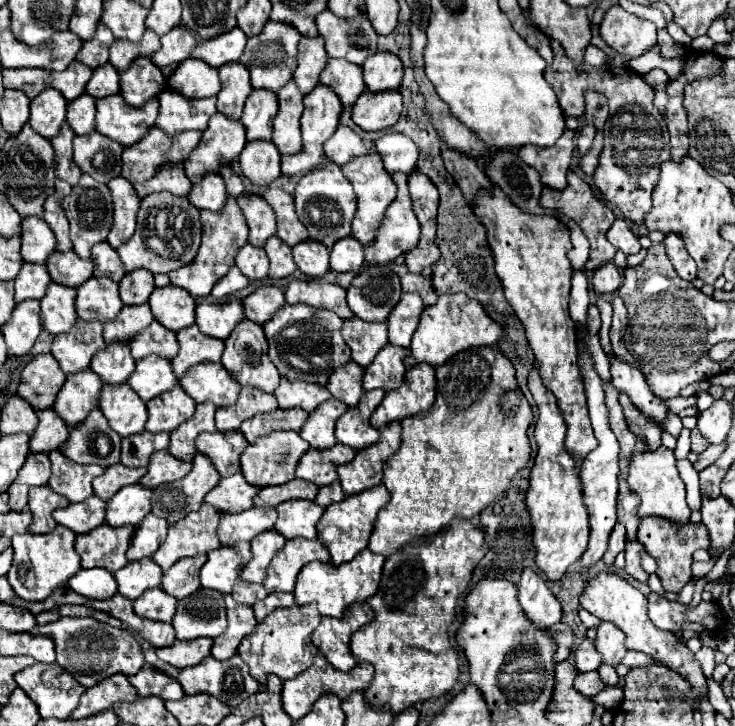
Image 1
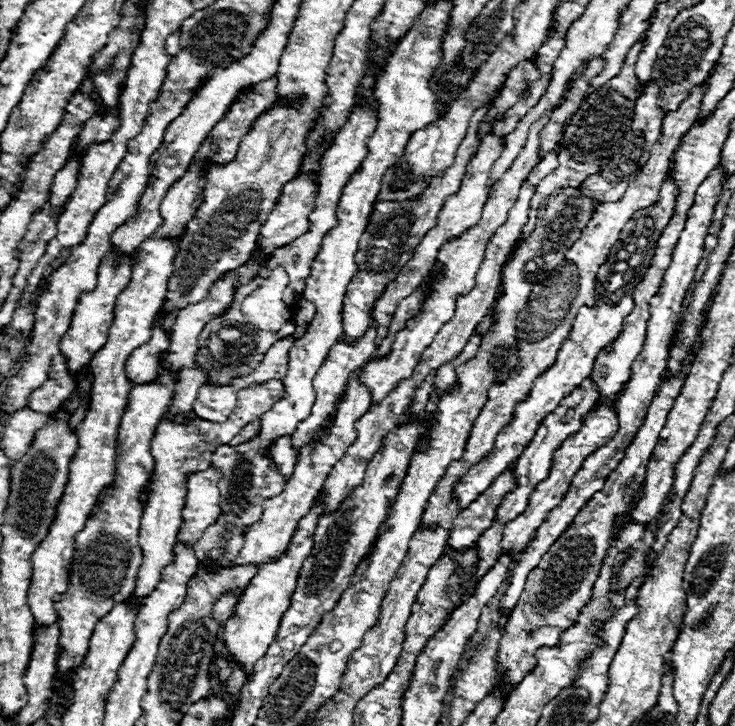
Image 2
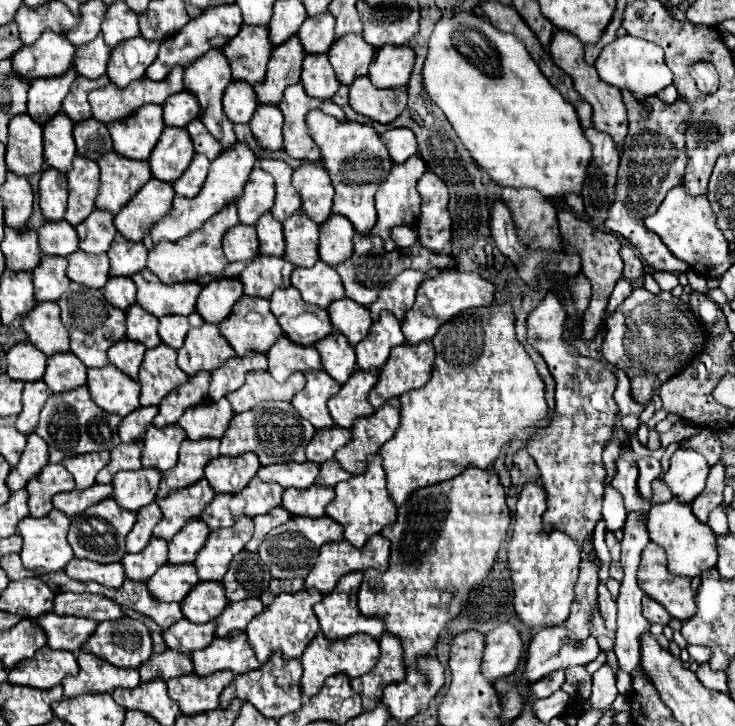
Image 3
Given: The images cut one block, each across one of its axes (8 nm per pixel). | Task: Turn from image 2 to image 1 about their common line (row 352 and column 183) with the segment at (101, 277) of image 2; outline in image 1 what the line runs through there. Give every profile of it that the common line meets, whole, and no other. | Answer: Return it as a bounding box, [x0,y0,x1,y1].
[168,60,220,98]

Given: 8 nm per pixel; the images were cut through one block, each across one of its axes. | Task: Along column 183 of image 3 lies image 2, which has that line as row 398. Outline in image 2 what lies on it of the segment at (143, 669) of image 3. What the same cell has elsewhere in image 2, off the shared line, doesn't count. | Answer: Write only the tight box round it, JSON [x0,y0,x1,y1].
[498,340,700,696]

